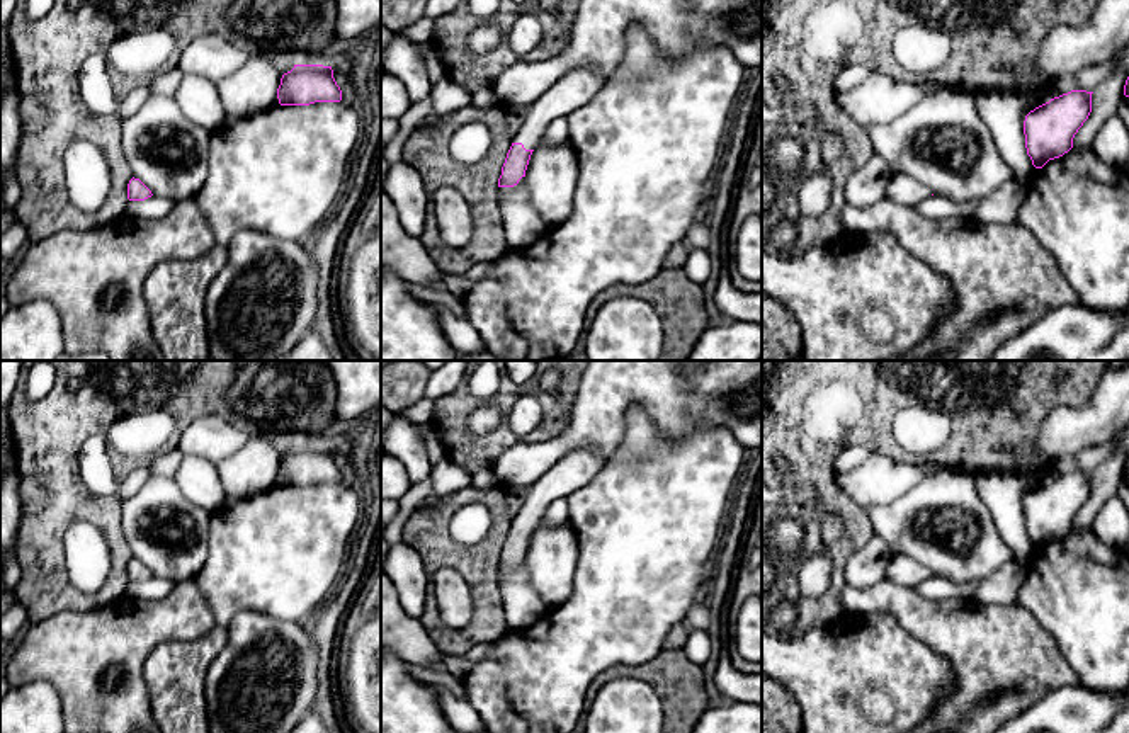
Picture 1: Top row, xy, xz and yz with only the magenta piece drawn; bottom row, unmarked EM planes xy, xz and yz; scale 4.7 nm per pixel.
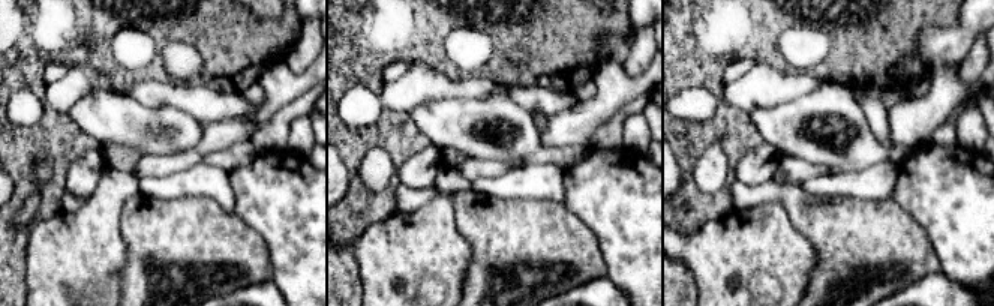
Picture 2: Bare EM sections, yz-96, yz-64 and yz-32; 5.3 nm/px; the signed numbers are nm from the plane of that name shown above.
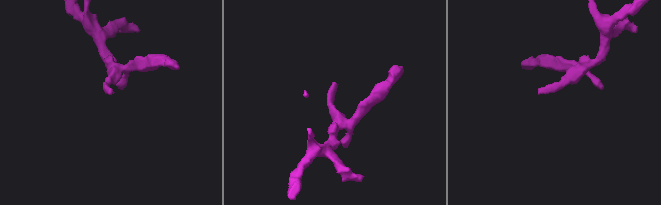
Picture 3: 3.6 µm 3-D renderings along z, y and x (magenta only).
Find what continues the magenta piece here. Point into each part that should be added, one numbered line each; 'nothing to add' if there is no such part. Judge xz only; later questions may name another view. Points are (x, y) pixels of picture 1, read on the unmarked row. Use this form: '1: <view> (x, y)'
1: xz (577, 468)

